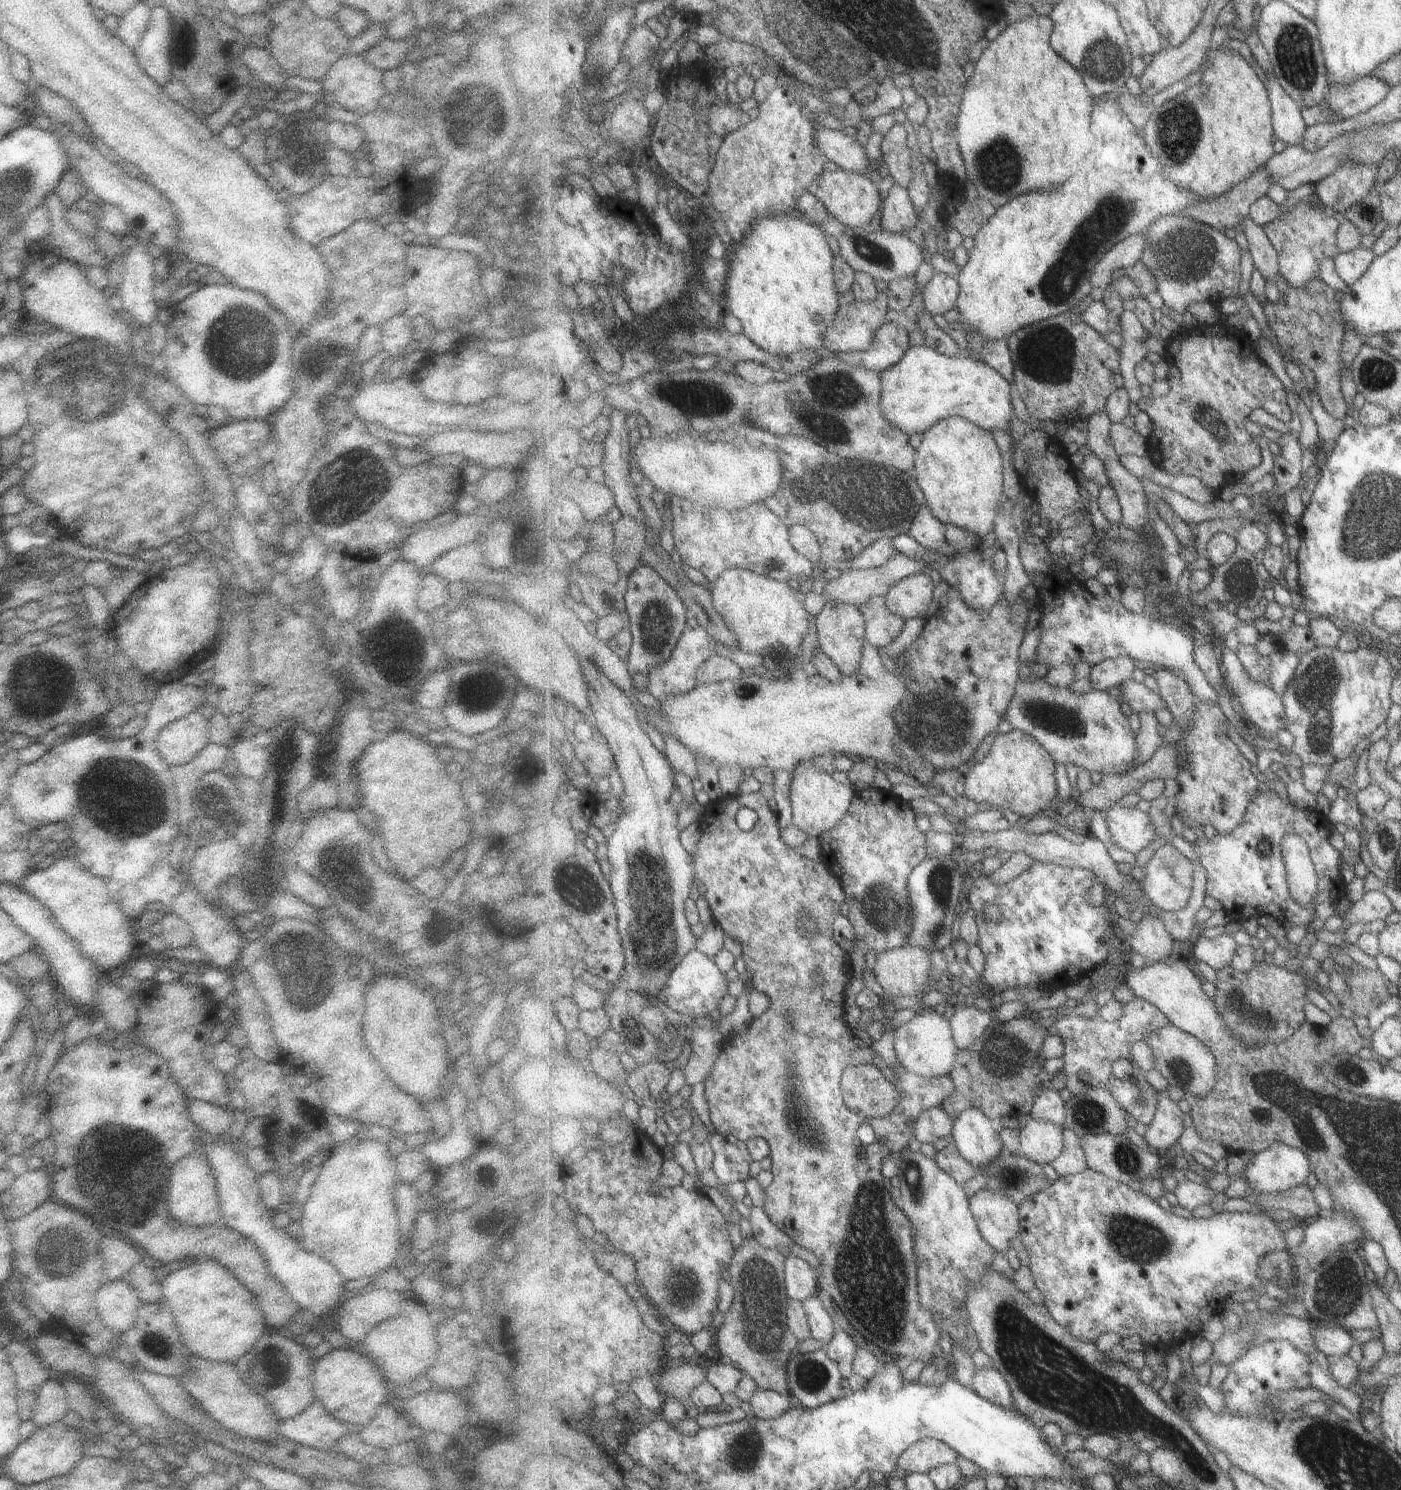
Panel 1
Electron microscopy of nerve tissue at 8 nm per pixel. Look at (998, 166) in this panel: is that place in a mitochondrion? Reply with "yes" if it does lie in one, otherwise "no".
yes

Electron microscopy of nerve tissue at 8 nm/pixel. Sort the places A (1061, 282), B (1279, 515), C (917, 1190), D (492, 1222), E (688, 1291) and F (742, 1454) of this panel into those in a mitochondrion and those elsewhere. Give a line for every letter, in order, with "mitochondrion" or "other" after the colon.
A: mitochondrion
B: other
C: mitochondrion
D: other
E: mitochondrion
F: mitochondrion

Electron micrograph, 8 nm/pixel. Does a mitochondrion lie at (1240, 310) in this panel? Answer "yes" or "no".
no

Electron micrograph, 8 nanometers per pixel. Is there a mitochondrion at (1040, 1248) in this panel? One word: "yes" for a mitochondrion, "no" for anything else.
no

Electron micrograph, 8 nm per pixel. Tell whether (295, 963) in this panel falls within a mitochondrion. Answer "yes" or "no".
yes

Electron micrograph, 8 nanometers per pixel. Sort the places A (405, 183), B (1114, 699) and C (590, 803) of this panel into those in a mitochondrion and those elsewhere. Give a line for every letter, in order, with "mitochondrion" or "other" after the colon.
A: other
B: other
C: other

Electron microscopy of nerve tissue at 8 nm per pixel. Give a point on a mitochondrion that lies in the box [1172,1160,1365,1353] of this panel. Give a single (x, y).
(1330, 1300)

